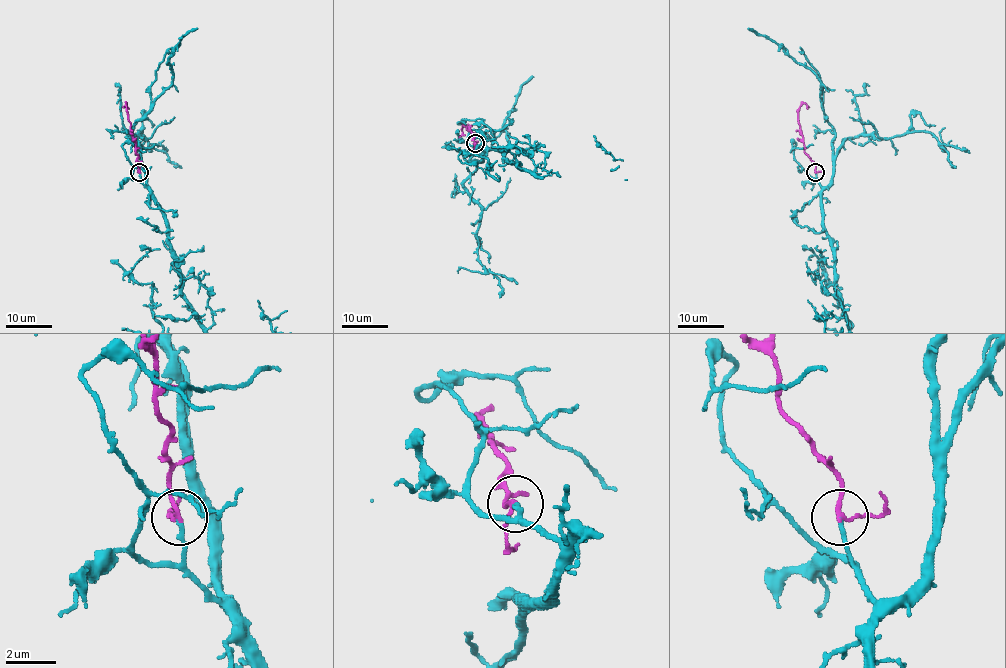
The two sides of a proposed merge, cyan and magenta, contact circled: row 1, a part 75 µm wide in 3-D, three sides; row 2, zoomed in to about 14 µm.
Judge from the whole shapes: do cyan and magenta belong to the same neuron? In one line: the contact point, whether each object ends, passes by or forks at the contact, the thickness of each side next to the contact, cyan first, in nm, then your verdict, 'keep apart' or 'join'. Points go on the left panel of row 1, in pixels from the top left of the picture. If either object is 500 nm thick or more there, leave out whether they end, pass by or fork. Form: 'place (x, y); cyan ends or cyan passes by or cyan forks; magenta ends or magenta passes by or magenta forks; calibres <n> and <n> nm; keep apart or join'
place (139, 172); cyan ends; magenta passes by; calibres 150 and 150 nm; join

